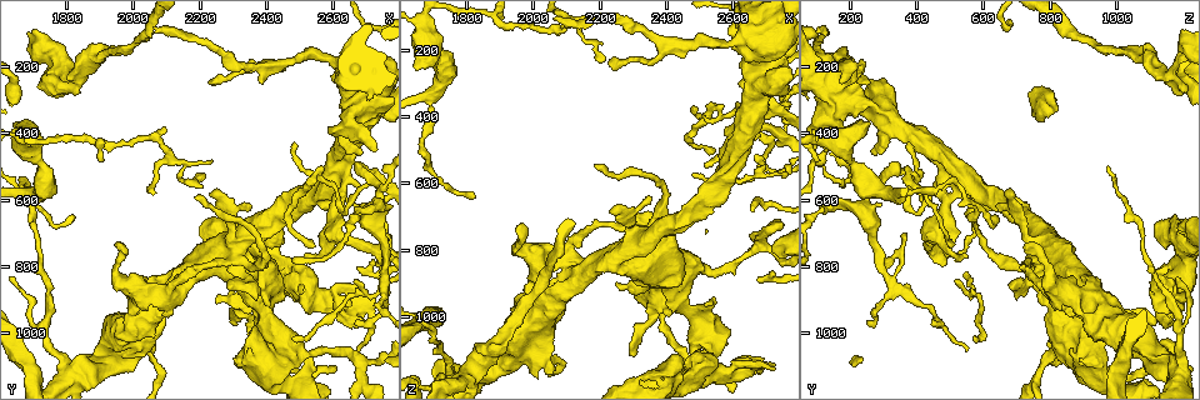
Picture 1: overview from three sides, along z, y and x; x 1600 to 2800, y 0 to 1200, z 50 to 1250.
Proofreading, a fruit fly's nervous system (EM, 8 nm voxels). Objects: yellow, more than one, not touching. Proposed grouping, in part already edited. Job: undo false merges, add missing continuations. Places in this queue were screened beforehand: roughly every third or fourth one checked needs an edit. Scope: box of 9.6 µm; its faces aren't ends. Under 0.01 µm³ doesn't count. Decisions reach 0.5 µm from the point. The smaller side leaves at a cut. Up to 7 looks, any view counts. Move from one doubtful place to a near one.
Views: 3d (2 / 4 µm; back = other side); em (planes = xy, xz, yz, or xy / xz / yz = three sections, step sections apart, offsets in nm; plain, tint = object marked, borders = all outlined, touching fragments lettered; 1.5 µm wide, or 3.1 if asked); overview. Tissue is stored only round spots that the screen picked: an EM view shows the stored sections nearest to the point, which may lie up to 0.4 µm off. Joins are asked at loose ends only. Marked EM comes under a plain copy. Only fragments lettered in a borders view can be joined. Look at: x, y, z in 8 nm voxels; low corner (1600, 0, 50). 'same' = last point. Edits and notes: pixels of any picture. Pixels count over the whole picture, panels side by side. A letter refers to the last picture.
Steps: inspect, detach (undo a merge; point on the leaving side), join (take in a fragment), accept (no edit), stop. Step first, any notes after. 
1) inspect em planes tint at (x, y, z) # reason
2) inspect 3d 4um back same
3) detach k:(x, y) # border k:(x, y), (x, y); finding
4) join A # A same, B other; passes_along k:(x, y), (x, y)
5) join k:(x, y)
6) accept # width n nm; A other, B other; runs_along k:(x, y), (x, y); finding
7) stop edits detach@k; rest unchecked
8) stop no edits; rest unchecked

inspect 3d 2um at (2190, 590, 560) # tapers out

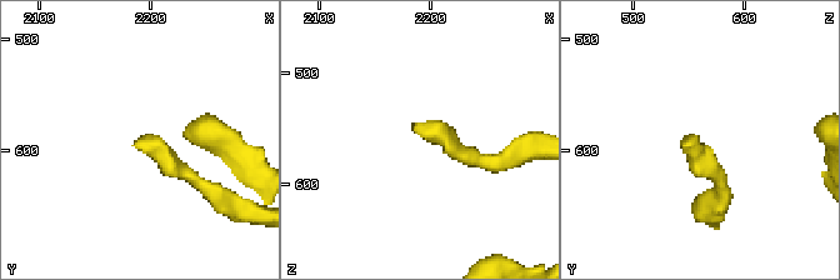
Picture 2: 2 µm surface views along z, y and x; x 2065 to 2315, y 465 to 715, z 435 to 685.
inspect em planes borders at (2184, 592, 552) # now the EM

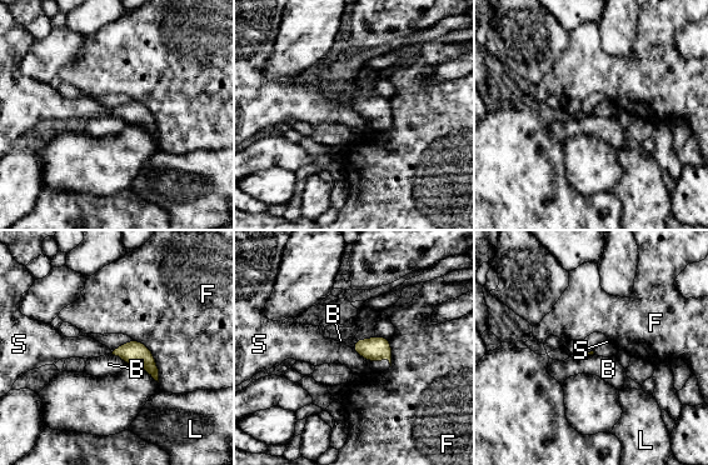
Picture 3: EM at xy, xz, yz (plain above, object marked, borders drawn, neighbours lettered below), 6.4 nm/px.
accept # B other, F other, L other, S other; border 3:(352, 349), (369, 361); none of them fits

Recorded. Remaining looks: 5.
inspect em planes borders at (2480, 420, 380)

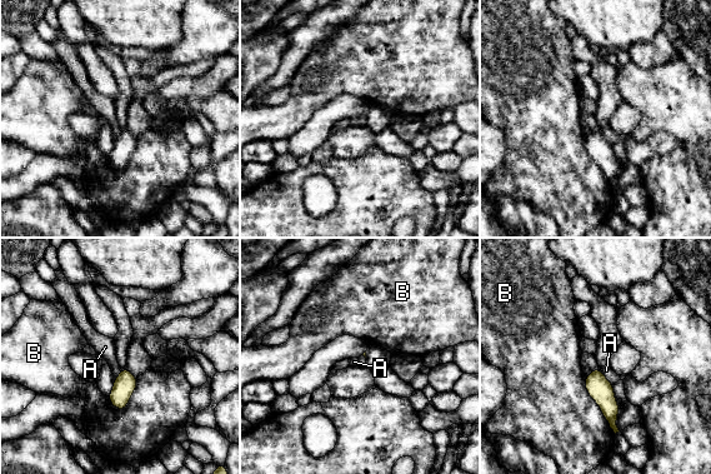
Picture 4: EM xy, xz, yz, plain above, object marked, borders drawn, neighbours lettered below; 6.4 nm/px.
accept # A other, B other; border 4:(599, 368), (612, 384); none of them fits

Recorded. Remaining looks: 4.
inspect em planes borders at (2610, 610, 370) # sharp bend

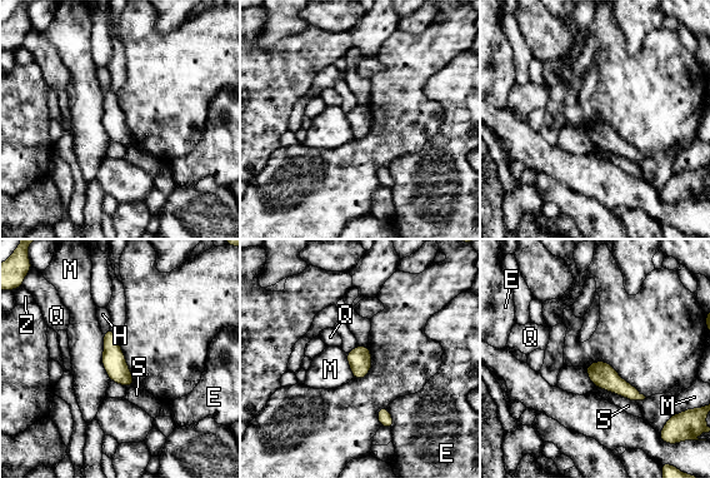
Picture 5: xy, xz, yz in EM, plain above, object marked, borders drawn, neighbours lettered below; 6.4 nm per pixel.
accept # E other, H other, M other, Q other, S other, Z other; border 5:(103, 334), (101, 364), (110, 379); all the same neuron

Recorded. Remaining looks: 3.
stop no edits; rest unchecked

